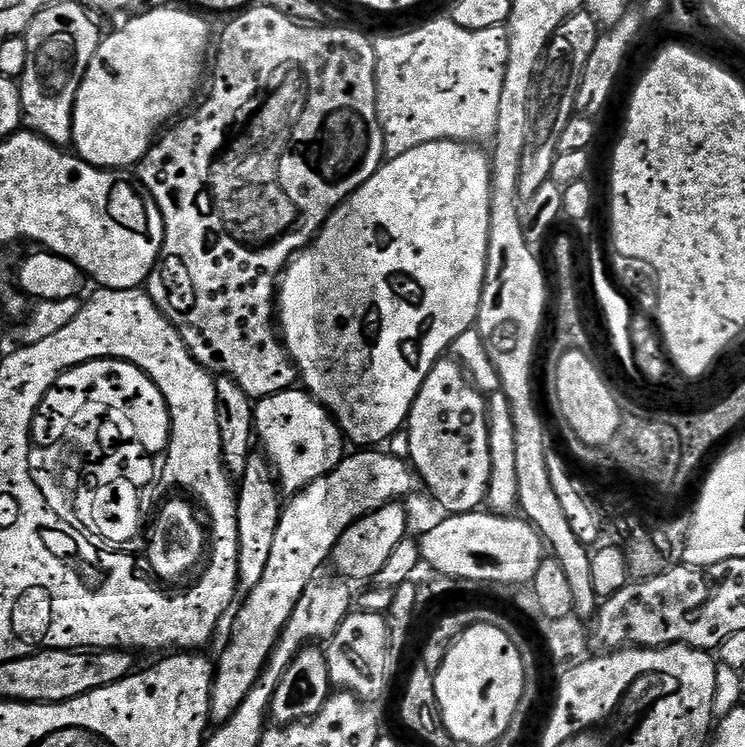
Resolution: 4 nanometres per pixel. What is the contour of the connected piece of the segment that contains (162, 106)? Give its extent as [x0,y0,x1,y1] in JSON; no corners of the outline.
[71,8,210,170]

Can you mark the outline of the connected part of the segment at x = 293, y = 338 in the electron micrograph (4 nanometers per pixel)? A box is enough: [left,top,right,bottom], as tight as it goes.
[278,140,492,446]

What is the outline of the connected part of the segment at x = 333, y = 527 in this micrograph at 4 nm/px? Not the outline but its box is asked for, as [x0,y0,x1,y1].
[211,450,418,725]

